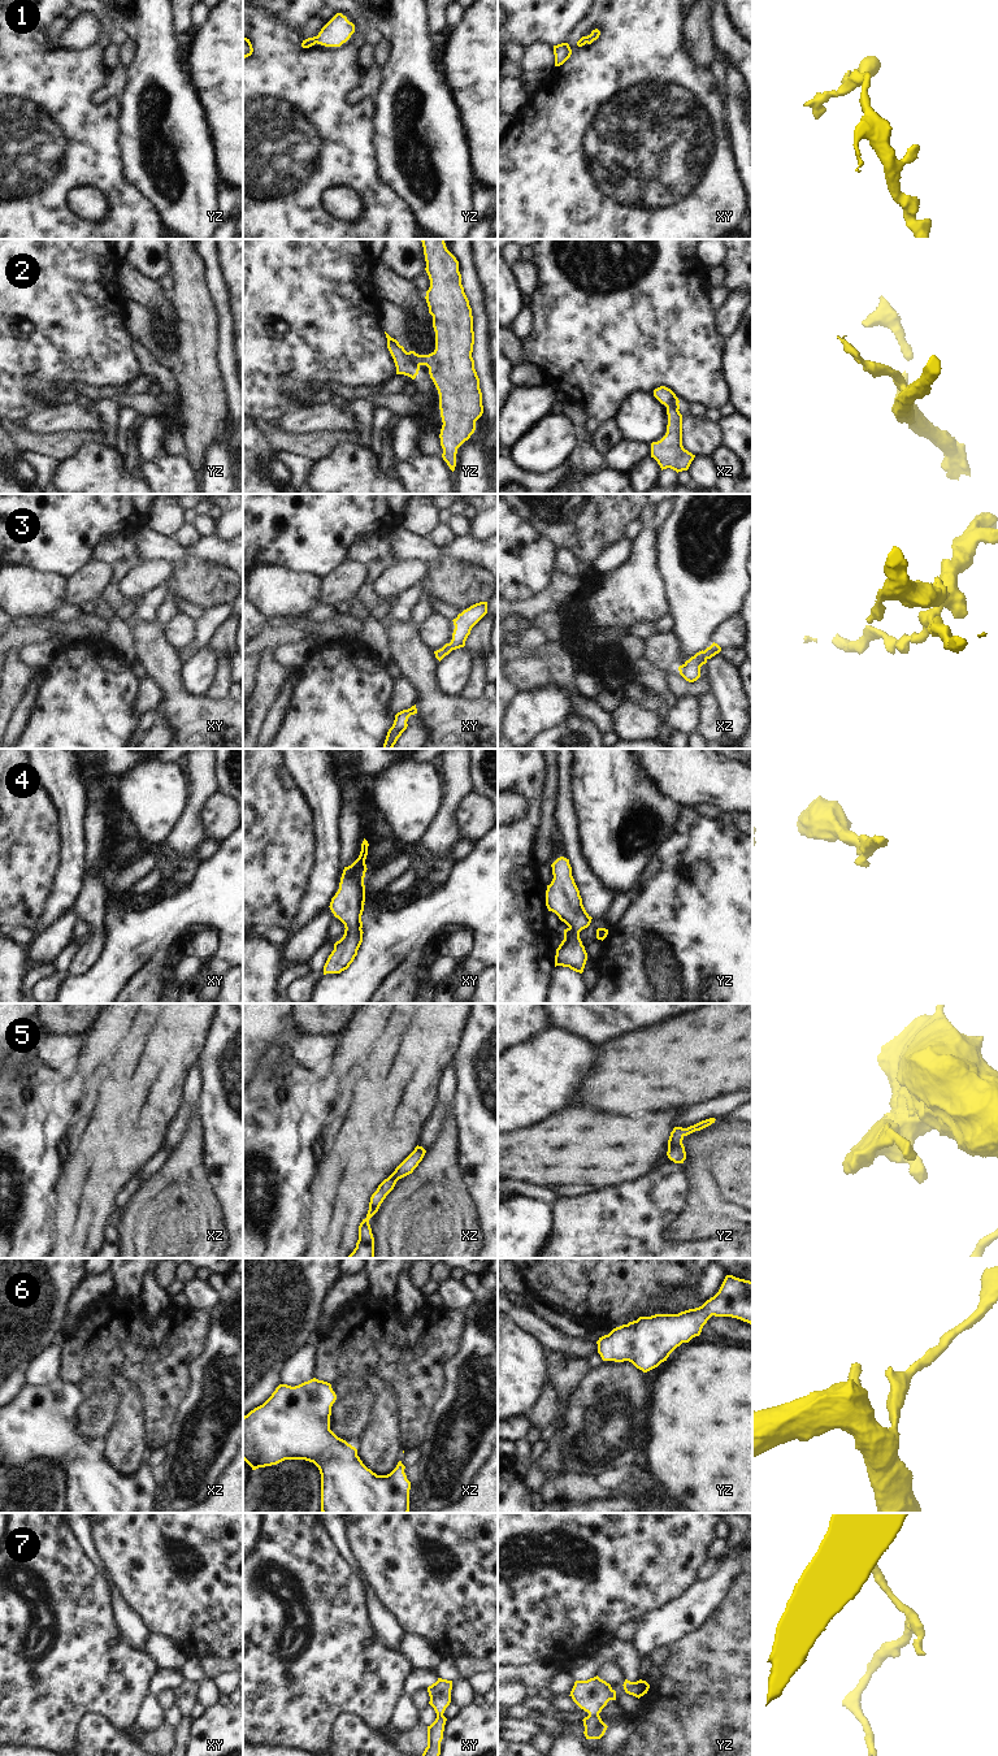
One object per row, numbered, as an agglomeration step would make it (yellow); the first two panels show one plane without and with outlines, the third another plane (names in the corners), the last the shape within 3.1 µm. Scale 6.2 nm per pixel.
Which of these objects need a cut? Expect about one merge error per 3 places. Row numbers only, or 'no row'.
2, 5

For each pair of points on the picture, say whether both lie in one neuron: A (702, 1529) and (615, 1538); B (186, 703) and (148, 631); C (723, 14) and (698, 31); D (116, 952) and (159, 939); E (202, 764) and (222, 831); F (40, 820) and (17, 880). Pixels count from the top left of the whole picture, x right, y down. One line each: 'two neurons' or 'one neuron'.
A: one neuron
B: one neuron
C: two neurons
D: one neuron
E: two neurons
F: one neuron

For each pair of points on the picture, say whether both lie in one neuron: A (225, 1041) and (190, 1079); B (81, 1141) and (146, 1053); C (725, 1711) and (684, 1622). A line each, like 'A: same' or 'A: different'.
A: different
B: same
C: different

